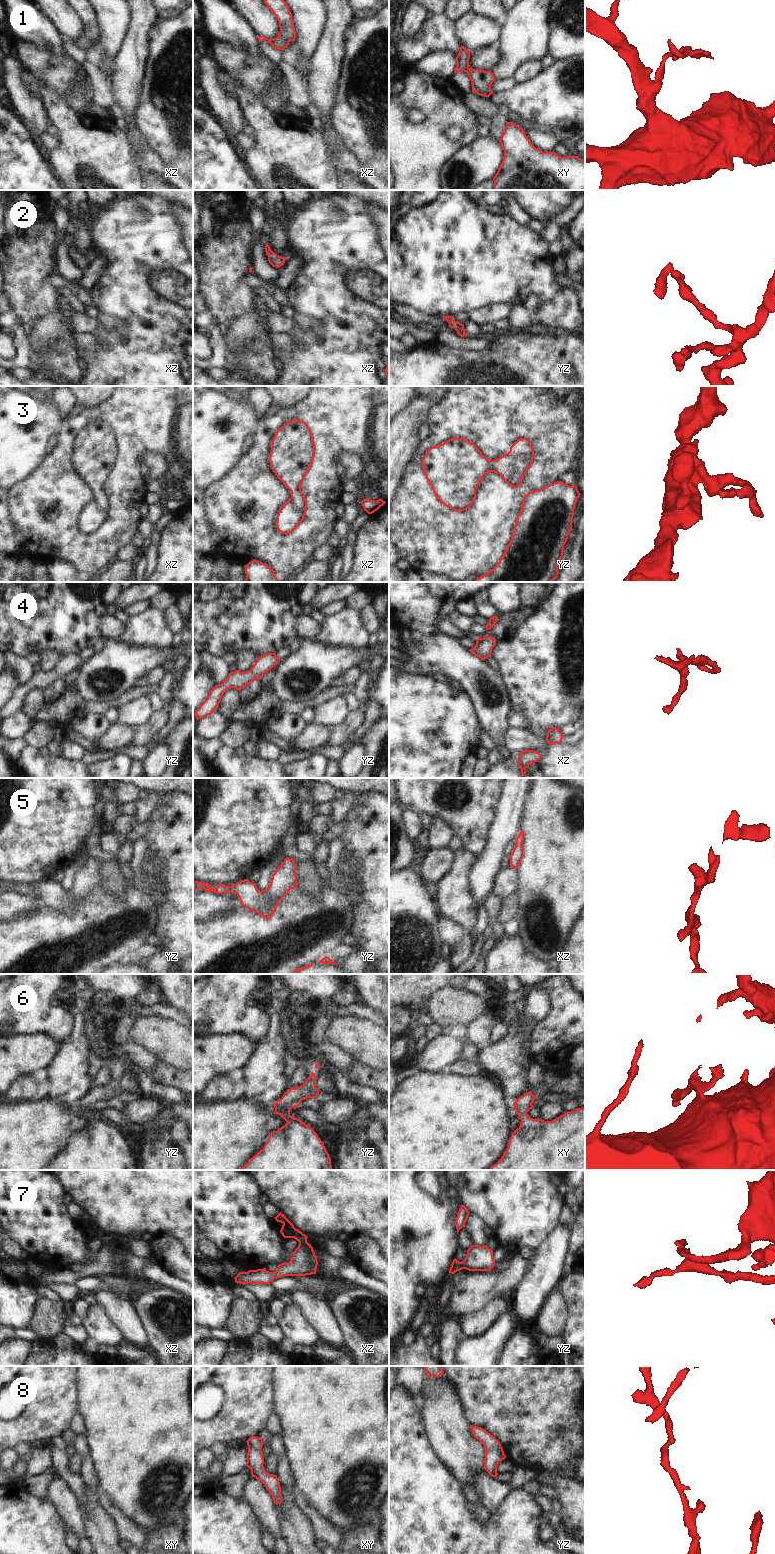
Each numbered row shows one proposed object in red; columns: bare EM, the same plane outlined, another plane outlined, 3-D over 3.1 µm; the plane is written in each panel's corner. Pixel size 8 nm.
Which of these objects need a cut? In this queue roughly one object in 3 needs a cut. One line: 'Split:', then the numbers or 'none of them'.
Split: 7

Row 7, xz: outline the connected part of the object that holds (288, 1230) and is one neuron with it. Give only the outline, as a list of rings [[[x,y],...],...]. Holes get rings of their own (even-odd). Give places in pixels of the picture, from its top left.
[[[281,1212],[275,1217],[275,1220],[277,1222],[281,1222],[282,1228],[280,1230],[280,1233],[284,1238],[294,1238],[299,1243],[305,1243],[307,1242],[307,1236],[303,1234],[301,1231],[296,1229],[294,1225],[286,1218],[284,1214]]]

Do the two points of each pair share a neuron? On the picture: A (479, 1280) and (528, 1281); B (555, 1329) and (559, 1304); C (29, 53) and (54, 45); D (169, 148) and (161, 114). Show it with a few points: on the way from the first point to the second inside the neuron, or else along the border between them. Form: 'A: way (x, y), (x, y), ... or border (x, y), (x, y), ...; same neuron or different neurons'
A: border (532, 1260), (531, 1266), (515, 1288); different neurons
B: way (555, 1323), (555, 1310); same neuron
C: border (19, 40), (46, 50), (52, 64), (61, 62); different neurons
D: way (169, 140), (169, 122); same neuron

